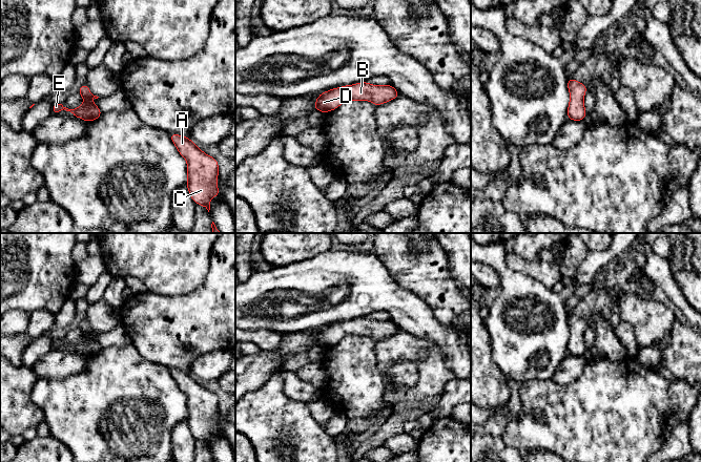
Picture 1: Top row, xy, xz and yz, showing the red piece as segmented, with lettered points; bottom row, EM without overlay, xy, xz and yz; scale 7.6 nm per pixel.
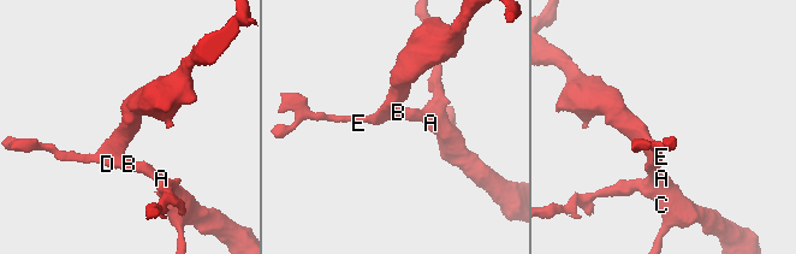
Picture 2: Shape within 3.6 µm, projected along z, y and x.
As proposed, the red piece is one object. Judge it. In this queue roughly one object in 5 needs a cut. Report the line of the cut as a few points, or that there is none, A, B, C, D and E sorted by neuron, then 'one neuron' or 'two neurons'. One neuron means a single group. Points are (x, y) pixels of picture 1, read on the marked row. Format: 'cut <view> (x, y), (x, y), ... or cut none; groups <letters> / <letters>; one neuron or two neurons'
cut none; groups A B C D E; one neuron

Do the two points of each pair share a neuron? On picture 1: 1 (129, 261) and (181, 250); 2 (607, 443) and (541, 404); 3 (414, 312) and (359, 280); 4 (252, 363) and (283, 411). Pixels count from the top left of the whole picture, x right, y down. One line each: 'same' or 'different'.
1: same
2: same
3: same
4: different

